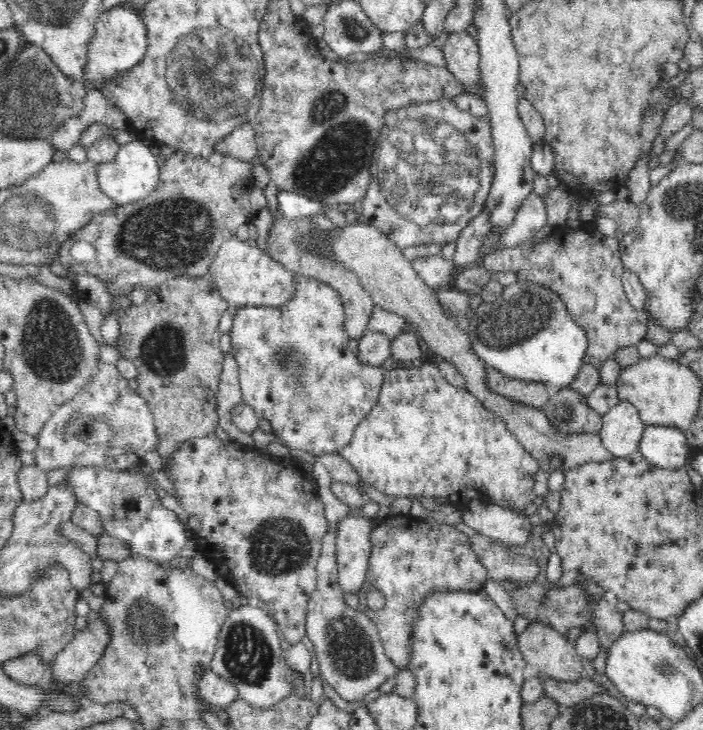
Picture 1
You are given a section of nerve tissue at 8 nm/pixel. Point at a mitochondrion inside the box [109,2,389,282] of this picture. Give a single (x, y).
(210, 68)

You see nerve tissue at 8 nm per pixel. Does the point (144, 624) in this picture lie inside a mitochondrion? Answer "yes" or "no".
yes

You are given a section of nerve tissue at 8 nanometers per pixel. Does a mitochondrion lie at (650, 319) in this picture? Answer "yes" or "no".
no

